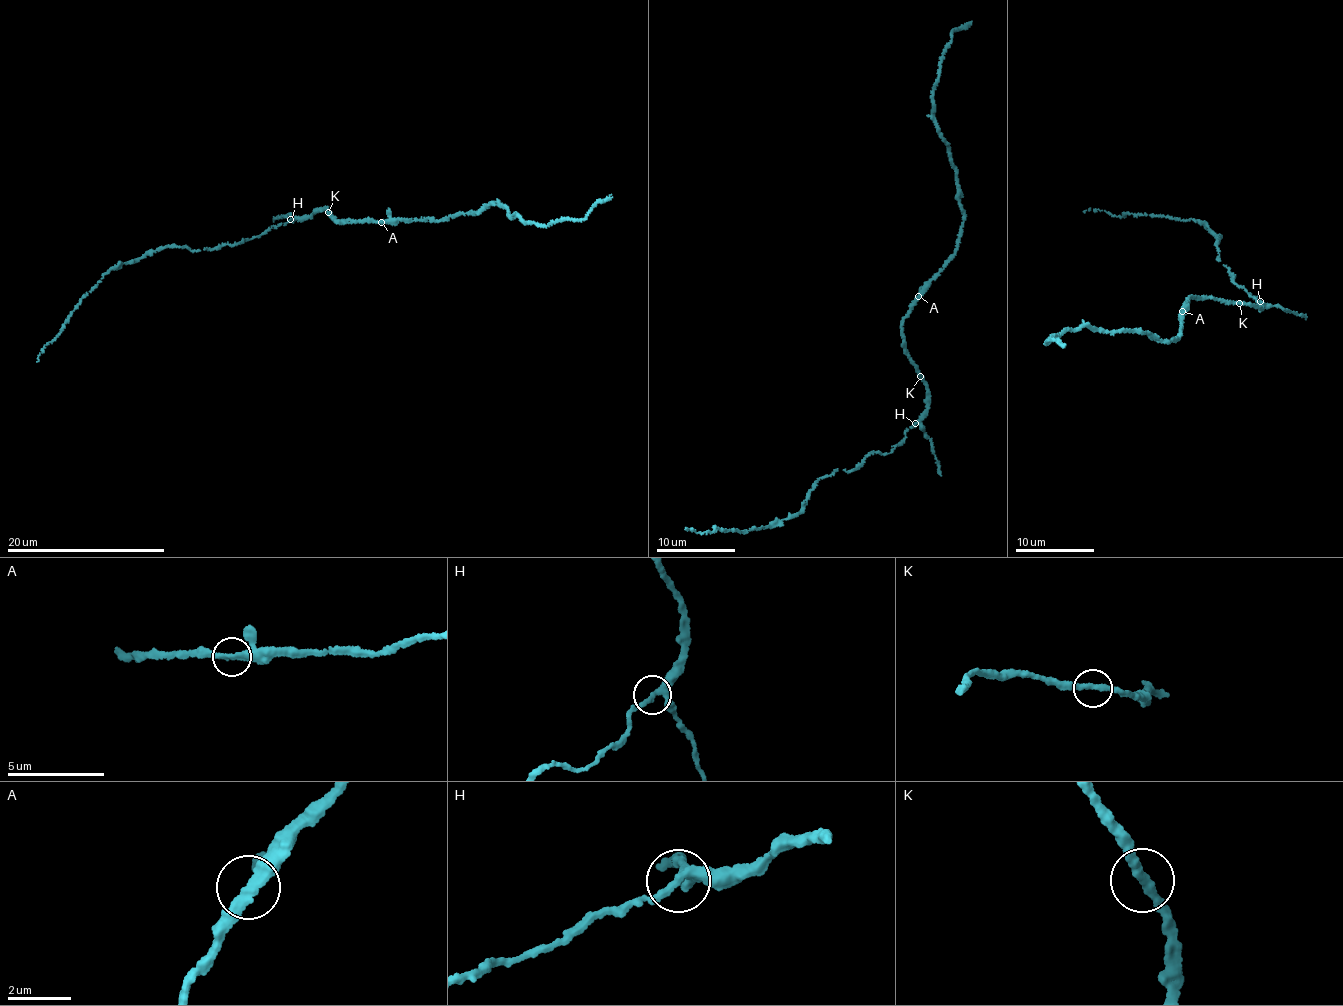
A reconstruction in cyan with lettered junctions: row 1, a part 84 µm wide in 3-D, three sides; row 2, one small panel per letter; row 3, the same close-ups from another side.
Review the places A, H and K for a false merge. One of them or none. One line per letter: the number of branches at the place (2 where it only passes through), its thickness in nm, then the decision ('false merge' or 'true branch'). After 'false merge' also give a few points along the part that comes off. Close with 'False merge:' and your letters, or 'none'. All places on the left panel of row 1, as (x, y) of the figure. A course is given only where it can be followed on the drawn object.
A: 3 branches meet; 280 nm thick; true branch
H: 3 branches meet; 240 nm thick; true branch
K: 2 branches meet; 300 nm thick; true branch
False merge: none

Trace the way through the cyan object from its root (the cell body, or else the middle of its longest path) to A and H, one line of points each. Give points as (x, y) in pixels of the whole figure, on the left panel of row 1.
A: (329, 212), (343, 223), (381, 222)
H: (329, 212), (321, 208), (305, 218), (291, 219)

